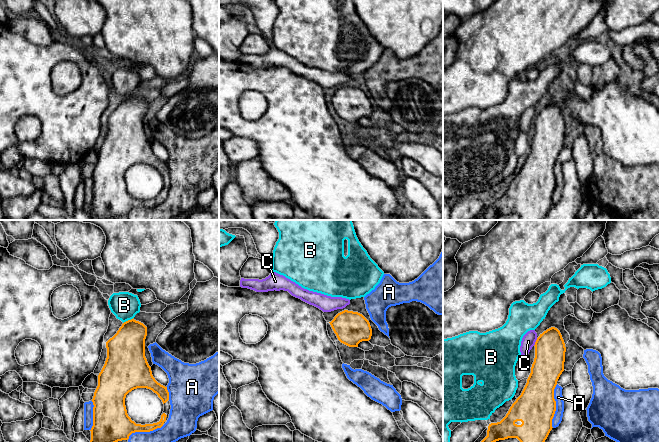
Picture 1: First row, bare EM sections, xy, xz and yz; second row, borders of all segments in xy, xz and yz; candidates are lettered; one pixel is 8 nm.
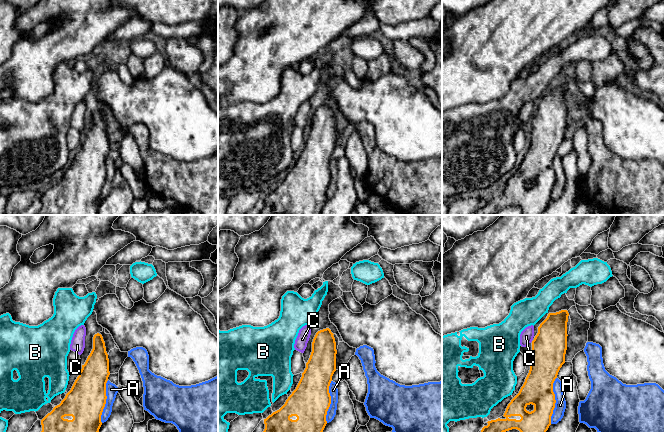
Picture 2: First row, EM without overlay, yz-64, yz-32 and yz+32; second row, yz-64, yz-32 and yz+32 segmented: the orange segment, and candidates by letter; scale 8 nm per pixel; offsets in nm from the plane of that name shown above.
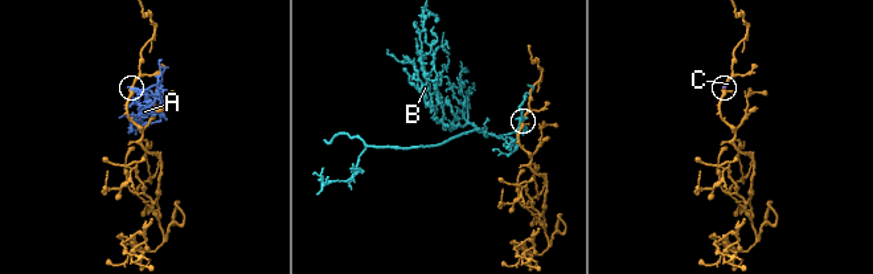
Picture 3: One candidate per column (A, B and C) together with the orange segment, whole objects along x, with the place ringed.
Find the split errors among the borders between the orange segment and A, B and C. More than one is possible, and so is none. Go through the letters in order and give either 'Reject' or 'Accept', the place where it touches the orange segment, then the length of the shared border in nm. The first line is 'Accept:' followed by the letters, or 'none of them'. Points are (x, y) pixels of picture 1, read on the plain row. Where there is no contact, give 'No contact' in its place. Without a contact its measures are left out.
Accept: none of them
A: Reject. Touches orange at yz (555, 182). Shared border 360 nm
B: Reject. Touches orange at xy (128, 96). Shared border 100 nm
C: Reject. Touches orange at yz (535, 118). Shared border 70 nm

